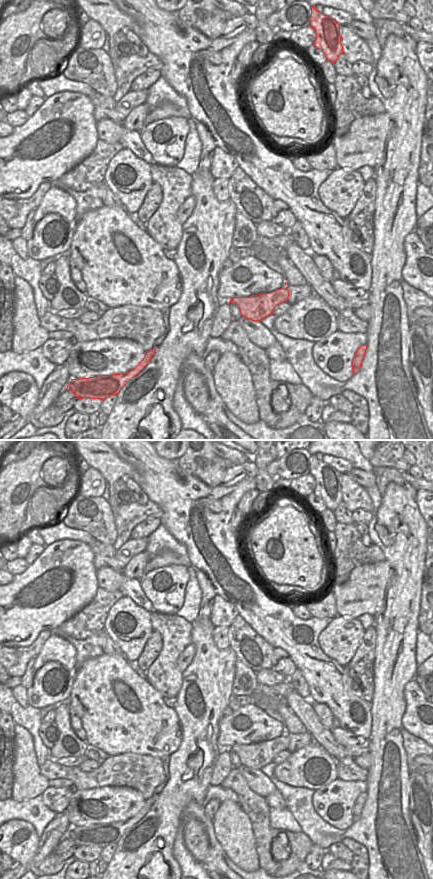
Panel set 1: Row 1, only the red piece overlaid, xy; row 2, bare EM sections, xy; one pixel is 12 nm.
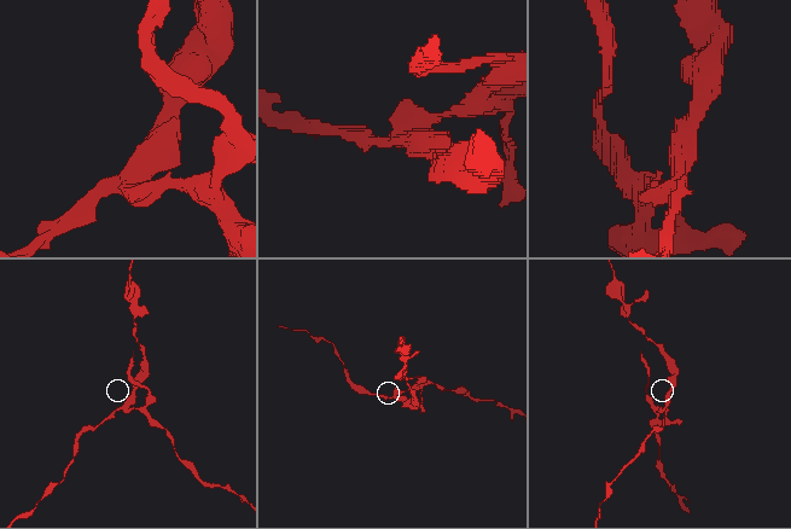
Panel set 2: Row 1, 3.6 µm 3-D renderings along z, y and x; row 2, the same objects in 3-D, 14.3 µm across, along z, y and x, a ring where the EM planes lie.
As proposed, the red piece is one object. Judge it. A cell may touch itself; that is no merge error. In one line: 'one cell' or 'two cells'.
two cells

